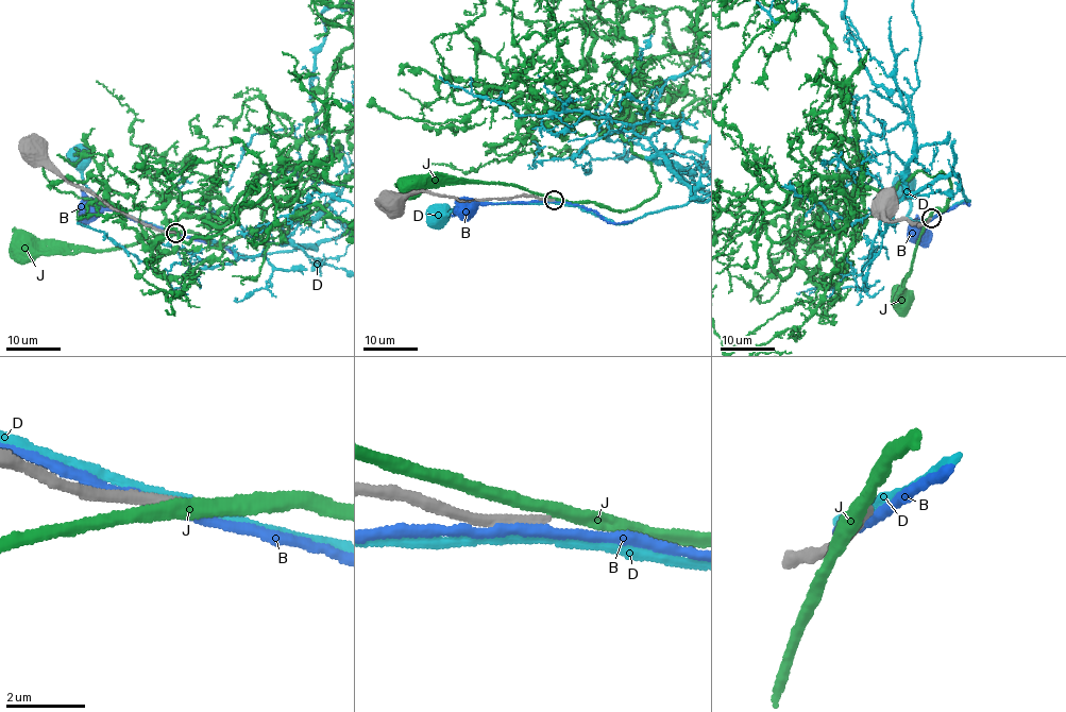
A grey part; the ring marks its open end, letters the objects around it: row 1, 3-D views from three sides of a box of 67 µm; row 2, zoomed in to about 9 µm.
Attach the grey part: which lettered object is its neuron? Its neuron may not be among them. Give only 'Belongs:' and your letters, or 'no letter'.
Belongs: no letter

